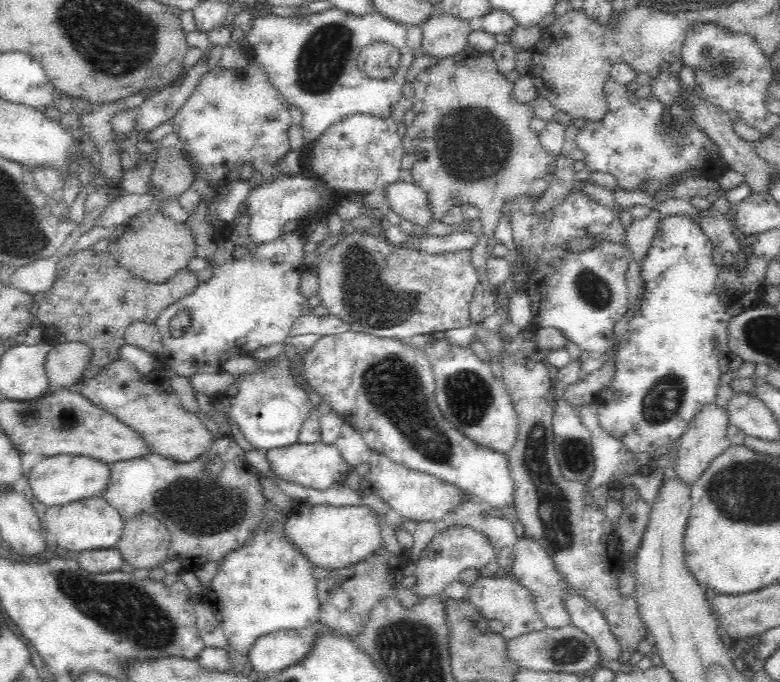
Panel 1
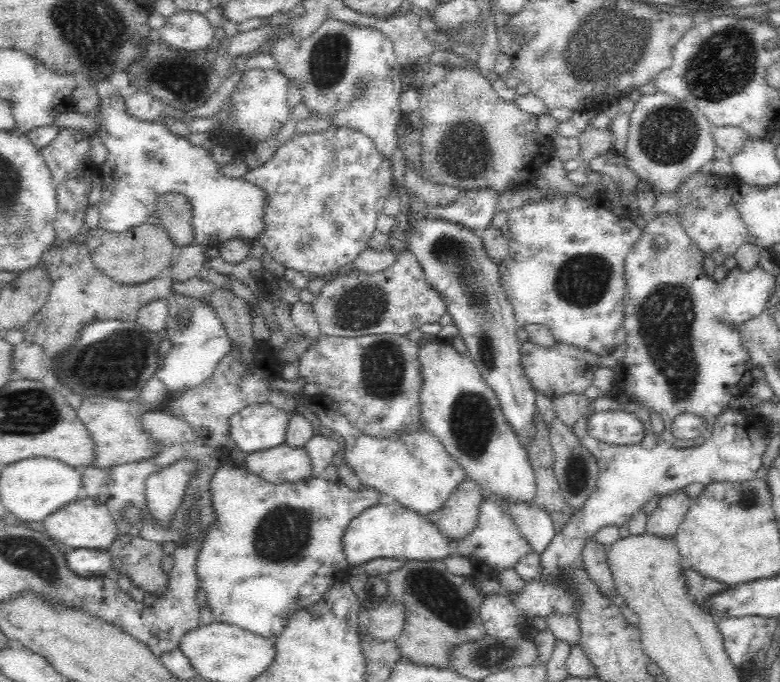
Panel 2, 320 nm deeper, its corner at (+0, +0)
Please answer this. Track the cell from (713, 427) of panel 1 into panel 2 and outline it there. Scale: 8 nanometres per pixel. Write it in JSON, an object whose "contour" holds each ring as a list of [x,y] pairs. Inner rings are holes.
{"contour":[[[685,487],[659,497],[655,510],[647,516],[646,533],[674,537],[679,524],[690,508],[692,498]]]}

